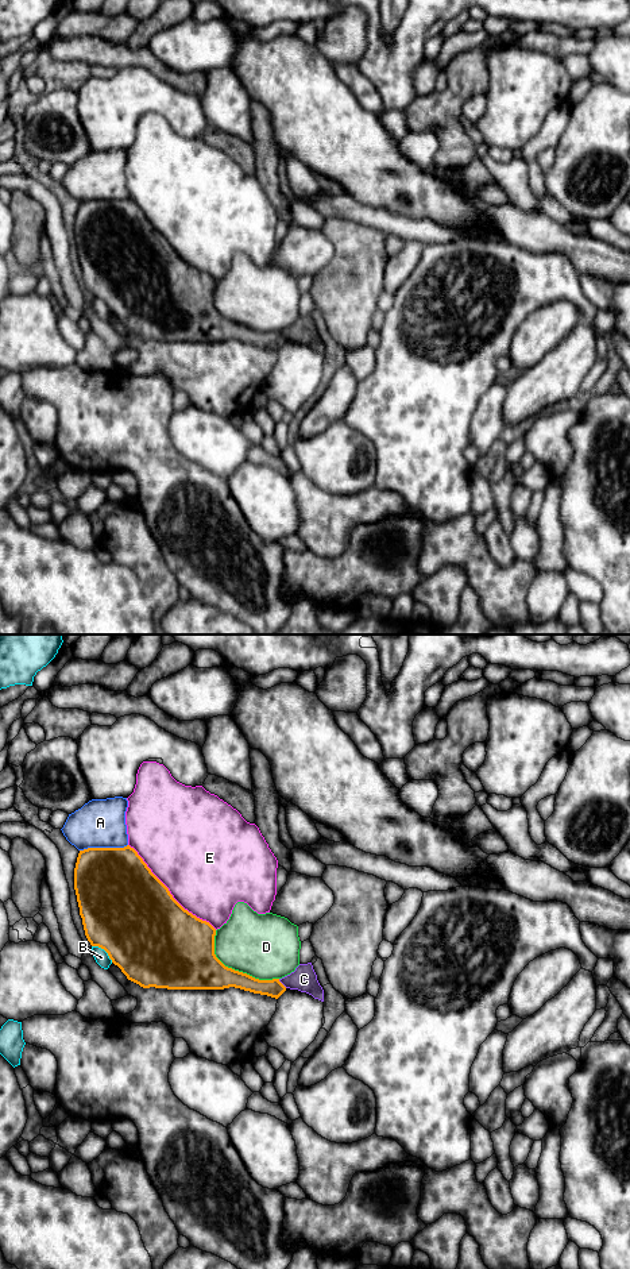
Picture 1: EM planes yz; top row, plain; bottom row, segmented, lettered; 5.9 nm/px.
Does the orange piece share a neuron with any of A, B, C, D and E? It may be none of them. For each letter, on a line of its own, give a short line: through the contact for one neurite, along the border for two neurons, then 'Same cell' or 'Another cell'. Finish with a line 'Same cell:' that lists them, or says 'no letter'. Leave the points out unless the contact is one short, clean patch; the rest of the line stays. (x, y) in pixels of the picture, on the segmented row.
A: Another cell
B: Another cell
C: Line: yz (278, 979), (286, 987). Another cell
D: Another cell
E: Another cell
Same cell: no letter

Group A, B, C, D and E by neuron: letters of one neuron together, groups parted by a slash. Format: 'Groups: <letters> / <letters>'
Groups: A / B / C / D / E

